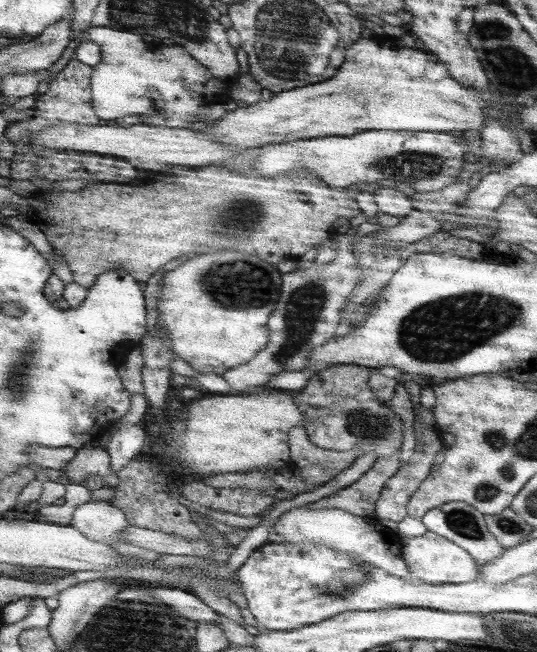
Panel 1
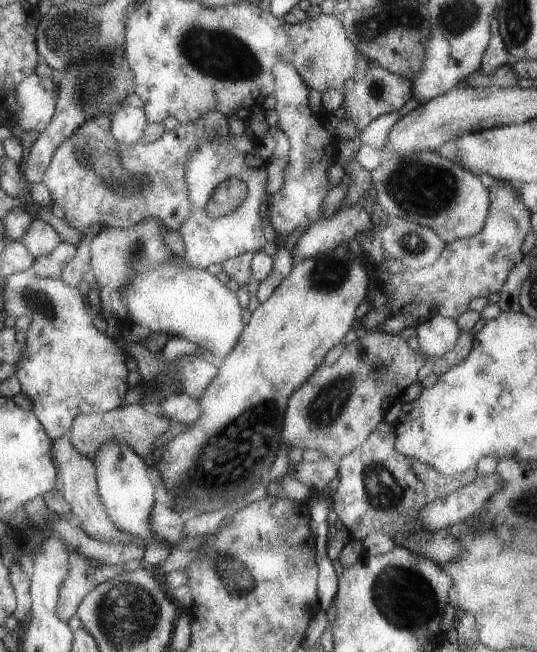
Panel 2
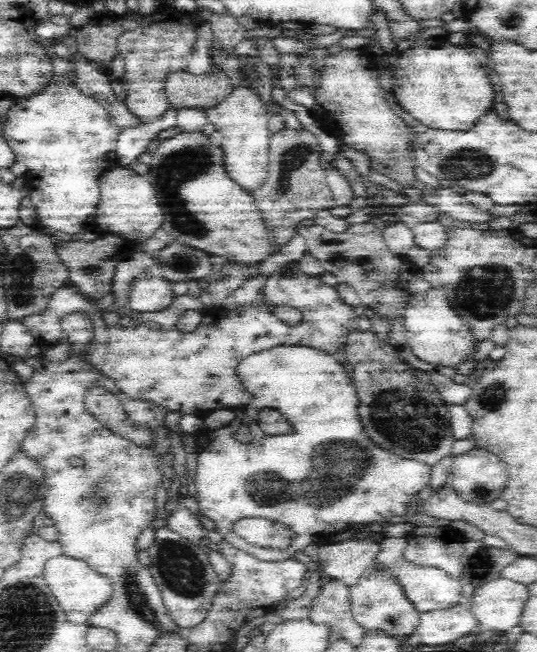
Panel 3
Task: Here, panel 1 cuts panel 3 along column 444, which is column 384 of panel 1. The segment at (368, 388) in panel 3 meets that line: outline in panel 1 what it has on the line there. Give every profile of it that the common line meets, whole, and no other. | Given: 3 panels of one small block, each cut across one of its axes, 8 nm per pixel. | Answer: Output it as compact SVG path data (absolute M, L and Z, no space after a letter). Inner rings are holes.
M344 364L343 366L331 366L323 370L319 375L313 377L307 387L303 389L303 391L295 393L295 404L298 405L298 409L301 409L303 414L307 416L309 420L312 420L310 426L307 426L305 429L308 431L310 439L315 446L319 448L324 448L325 450L337 450L339 452L343 452L346 450L357 450L361 451L362 454L367 454L368 452L375 452L376 458L383 458L383 457L390 457L391 455L395 454L395 452L399 452L399 448L401 446L401 441L403 438L403 431L402 431L402 422L400 418L393 413L390 406L383 401L379 401L377 397L375 397L374 393L371 392L370 388L367 386L367 381L369 375L371 374L371 370L367 367L361 367L360 365L356 364Z

